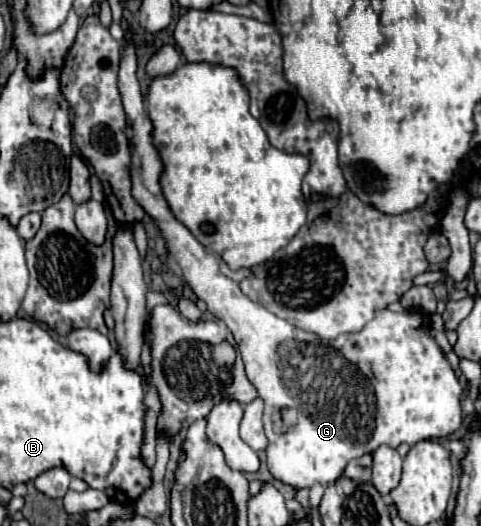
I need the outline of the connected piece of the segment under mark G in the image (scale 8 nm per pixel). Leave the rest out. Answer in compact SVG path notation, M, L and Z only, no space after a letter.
M125 34L127 48L121 58L119 70L119 88L123 96L125 114L133 124L133 158L131 158L131 180L133 180L133 196L143 206L143 210L157 220L157 226L167 240L169 254L179 262L185 280L193 288L199 300L203 300L211 314L227 324L231 334L235 336L237 348L243 356L247 378L257 388L259 398L265 400L265 434L267 434L267 468L273 478L289 484L293 488L311 488L315 484L329 486L333 484L345 470L347 462L359 458L363 454L375 452L381 444L397 448L401 442L415 444L427 438L445 438L459 430L463 422L461 412L461 394L463 388L451 370L441 348L429 338L429 318L421 312L397 314L391 310L379 310L377 316L355 334L341 334L335 340L321 340L317 334L305 332L301 328L293 328L287 320L271 314L259 302L249 300L237 282L229 280L219 272L217 256L207 254L205 248L195 240L195 236L171 214L159 178L163 172L163 162L151 142L151 120L145 116L143 96L139 90L139 82L135 78L137 58L131 34Z

